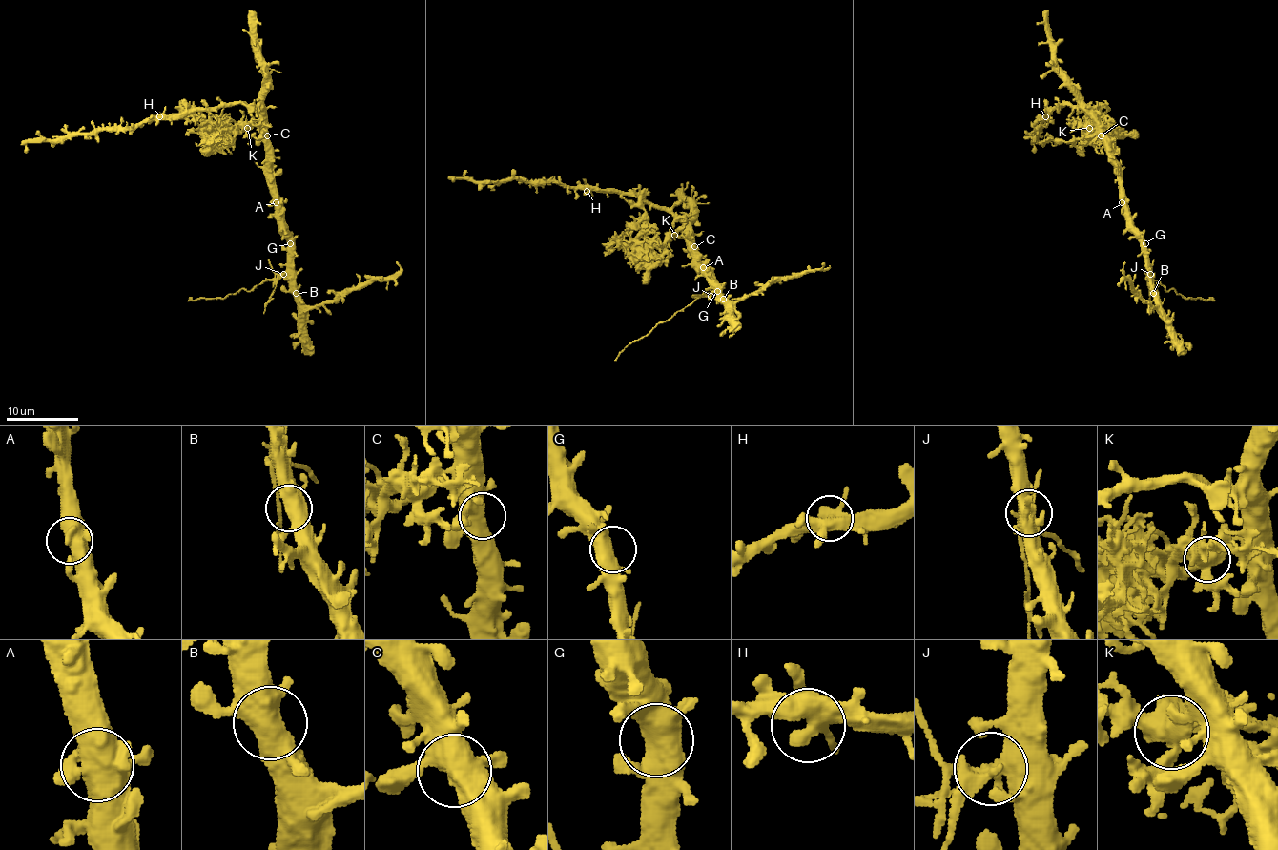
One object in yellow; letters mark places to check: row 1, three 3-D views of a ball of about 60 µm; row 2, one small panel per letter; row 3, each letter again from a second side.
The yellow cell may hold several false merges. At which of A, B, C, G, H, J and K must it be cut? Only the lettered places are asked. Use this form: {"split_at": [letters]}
{"split_at": ["J", "K"]}

